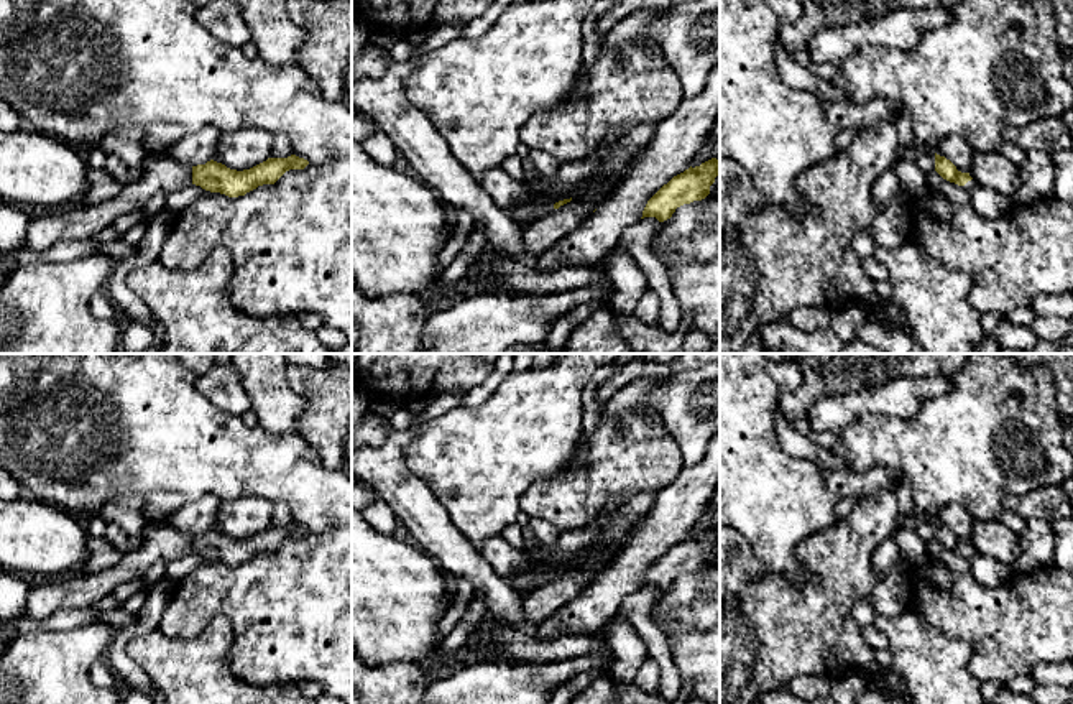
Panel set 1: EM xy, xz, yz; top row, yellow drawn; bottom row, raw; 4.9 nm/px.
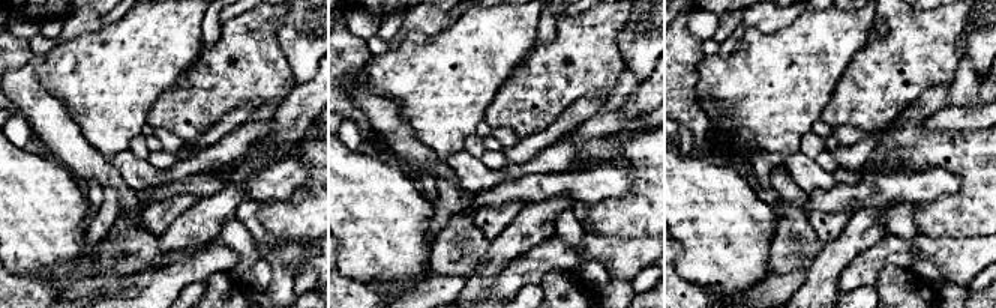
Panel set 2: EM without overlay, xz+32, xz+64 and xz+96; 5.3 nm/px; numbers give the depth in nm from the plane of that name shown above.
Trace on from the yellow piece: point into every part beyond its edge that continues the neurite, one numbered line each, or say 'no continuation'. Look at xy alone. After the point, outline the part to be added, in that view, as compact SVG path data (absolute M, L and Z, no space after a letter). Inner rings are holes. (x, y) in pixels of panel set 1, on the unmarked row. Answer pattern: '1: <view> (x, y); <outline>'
1: xy (76, 591); M148 525L141 543L108 569L84 574L74 572L58 579L33 581L26 610L21 618L44 620L61 609L94 609L118 586L136 581L156 559L166 563L192 553L192 536L164 525ZM0 620L0 646L20 633L20 620Z

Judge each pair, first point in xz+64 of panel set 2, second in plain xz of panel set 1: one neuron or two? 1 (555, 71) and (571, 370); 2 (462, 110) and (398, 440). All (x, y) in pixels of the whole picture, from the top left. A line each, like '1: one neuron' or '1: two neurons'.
1: two neurons
2: two neurons

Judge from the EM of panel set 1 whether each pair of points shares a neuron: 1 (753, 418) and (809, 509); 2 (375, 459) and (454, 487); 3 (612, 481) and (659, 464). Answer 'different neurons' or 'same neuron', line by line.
1: same neuron
2: different neurons
3: same neuron

